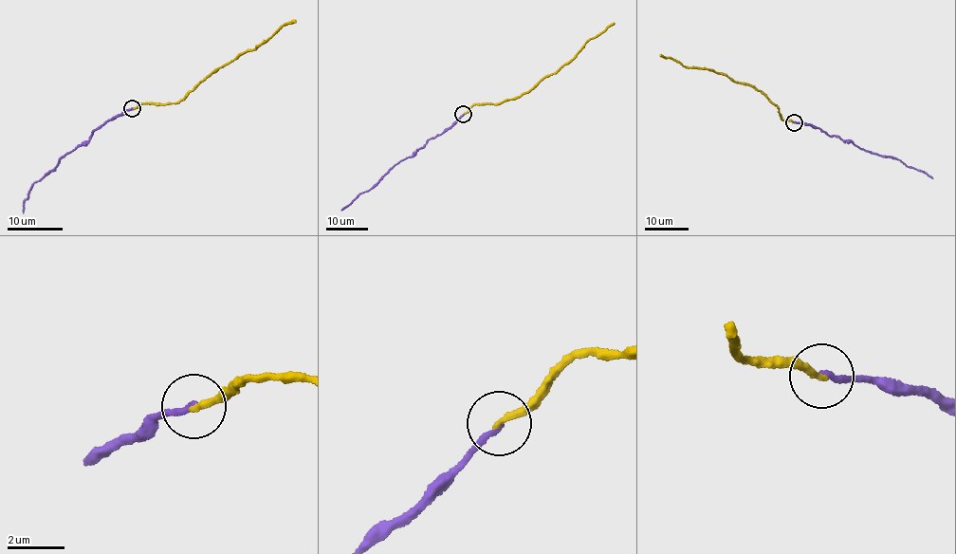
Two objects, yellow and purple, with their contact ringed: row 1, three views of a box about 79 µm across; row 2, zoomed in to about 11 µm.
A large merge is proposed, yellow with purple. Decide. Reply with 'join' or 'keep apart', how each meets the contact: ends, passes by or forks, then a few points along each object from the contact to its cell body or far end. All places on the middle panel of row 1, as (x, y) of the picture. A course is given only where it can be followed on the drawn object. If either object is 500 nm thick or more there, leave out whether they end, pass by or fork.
join; yellow ends; purple ends; course yellow (463, 114), (472, 105), (501, 103), (532, 89), (569, 64), (587, 42), (614, 22); course purple (463, 114), (412, 156), (395, 163), (369, 190), (341, 210)

